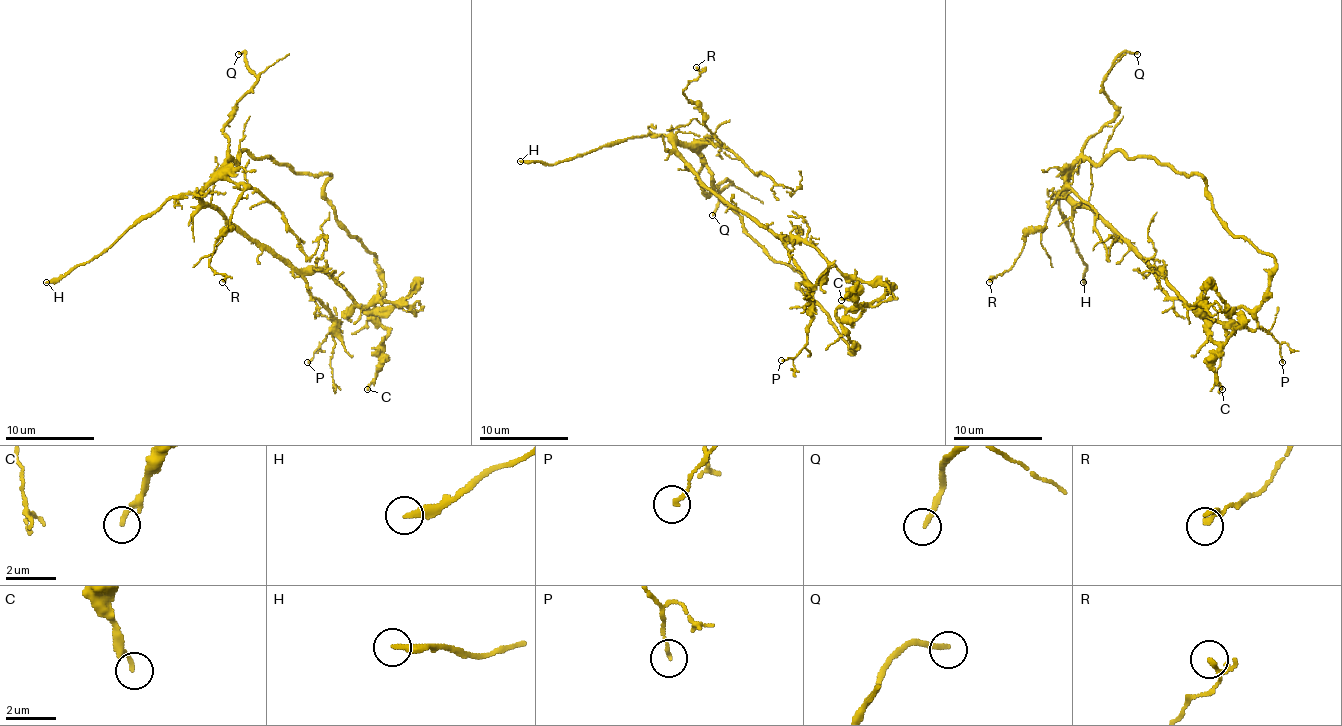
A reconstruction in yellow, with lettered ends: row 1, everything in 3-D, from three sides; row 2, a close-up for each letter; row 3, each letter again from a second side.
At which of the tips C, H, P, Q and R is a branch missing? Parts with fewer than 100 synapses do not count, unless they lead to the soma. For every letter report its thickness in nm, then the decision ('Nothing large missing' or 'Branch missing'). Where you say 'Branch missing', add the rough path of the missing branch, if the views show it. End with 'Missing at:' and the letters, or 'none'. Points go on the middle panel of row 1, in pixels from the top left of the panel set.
C: Thickness 170 nm. Nothing large missing
H: Thickness 260 nm. Nothing large missing
P: Thickness 140 nm. Nothing large missing
Q: Thickness 200 nm. Branch missing. Course of what is missing: (712, 215), (710, 235), (725, 251), (710, 239), (719, 230), (848, 248), (908, 242), (931, 235), (938, 226)
R: Thickness 140 nm. Nothing large missing
Missing at: Q

